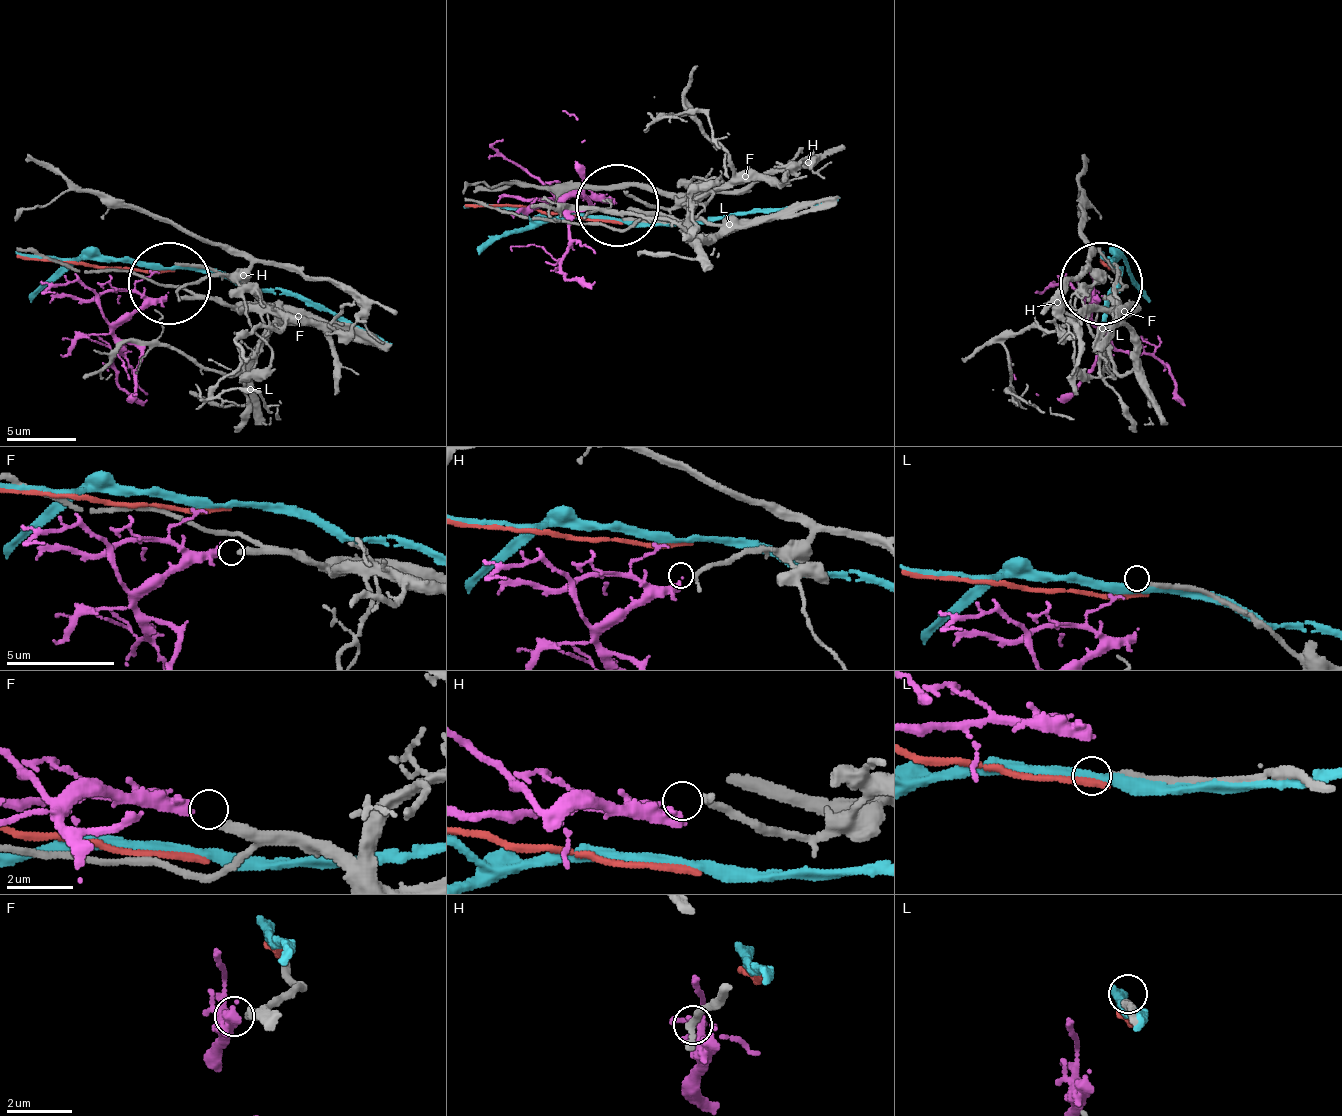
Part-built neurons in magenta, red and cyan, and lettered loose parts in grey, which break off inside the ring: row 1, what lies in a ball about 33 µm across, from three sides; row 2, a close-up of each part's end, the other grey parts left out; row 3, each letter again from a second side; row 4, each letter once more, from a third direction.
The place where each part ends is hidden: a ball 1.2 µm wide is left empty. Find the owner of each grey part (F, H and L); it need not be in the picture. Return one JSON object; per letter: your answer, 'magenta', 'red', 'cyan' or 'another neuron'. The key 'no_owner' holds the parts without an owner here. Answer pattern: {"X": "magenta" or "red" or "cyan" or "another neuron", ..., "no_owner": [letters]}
{"F": "magenta", "H": "another neuron", "L": "another neuron", "no_owner": ["H", "L"]}

